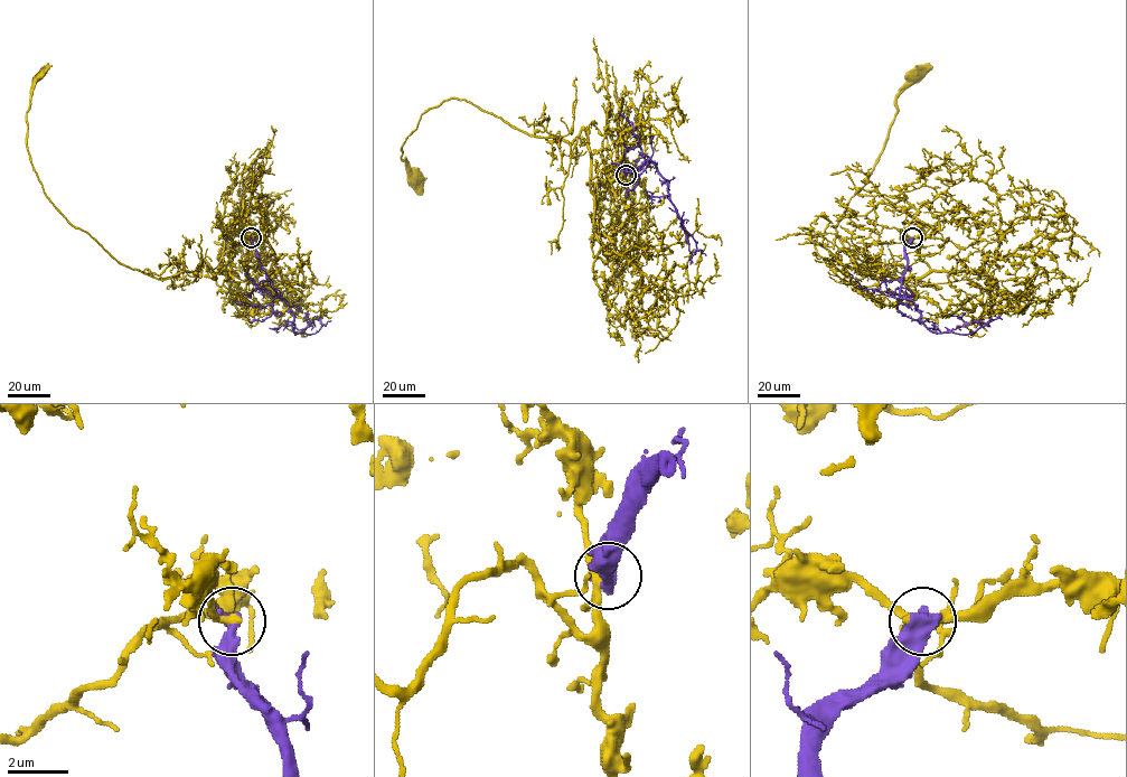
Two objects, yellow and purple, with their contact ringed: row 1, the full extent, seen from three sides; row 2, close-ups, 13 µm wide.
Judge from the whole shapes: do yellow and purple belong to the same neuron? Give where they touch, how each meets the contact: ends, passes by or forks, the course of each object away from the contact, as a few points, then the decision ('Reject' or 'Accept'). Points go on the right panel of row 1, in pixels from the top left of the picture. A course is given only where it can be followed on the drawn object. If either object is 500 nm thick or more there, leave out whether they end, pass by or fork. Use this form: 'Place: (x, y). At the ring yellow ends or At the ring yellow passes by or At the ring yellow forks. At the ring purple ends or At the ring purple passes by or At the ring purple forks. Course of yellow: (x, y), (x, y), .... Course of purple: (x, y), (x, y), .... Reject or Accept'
Place: (912, 237). Course of yellow: (912, 239), (929, 270), (890, 278), (872, 261), (881, 270), (873, 278), (836, 228), (916, 74). Course of purple: (912, 239), (905, 246), (900, 297), (913, 301), (930, 330), (967, 334), (1002, 319). Reject

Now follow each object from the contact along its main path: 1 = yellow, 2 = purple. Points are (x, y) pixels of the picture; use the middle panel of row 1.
1: (626, 175), (592, 192), (583, 129), (570, 143), (529, 136), (451, 99), (422, 114), (403, 143), (415, 178)
2: (626, 175), (629, 168), (636, 169), (653, 162), (669, 183), (669, 200), (695, 241), (696, 251), (689, 264)

